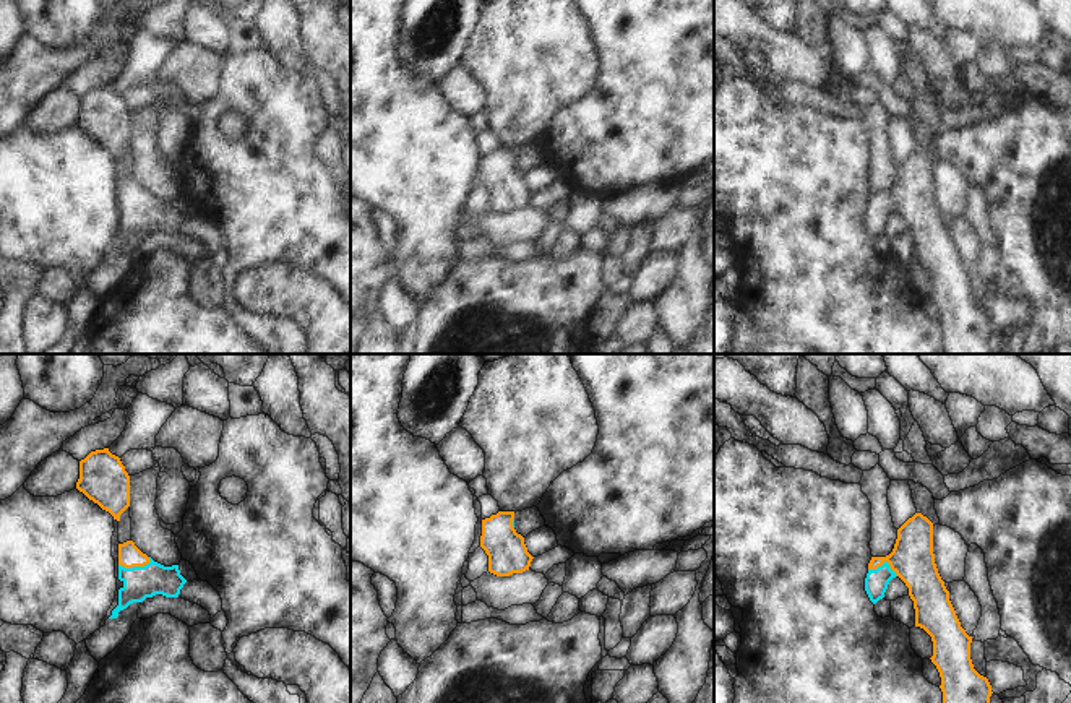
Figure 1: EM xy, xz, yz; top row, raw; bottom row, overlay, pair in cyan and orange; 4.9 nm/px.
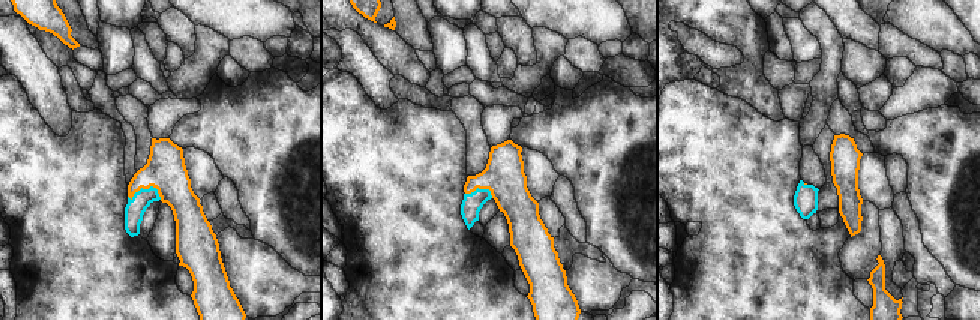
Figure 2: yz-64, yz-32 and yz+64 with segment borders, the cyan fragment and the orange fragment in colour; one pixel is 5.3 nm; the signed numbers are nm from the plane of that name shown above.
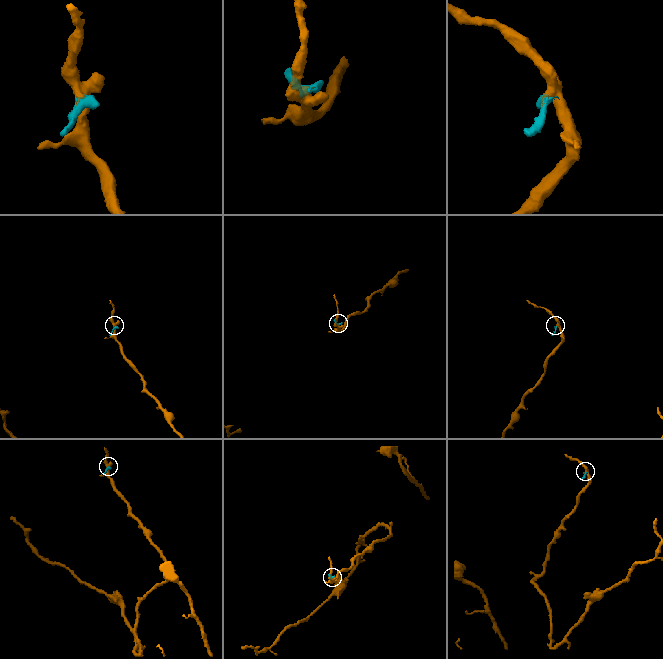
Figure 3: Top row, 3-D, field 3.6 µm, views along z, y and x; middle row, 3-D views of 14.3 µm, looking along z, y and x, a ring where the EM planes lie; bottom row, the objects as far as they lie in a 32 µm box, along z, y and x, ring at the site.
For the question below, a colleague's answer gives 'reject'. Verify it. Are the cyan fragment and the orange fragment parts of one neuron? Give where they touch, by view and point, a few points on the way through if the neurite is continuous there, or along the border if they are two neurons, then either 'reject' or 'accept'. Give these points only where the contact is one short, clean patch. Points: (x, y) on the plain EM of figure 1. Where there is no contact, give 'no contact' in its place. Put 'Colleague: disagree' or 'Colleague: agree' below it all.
contact xy (135, 203); way xy (145, 218), (135, 203), (130, 192); accept
Colleague: disagree

